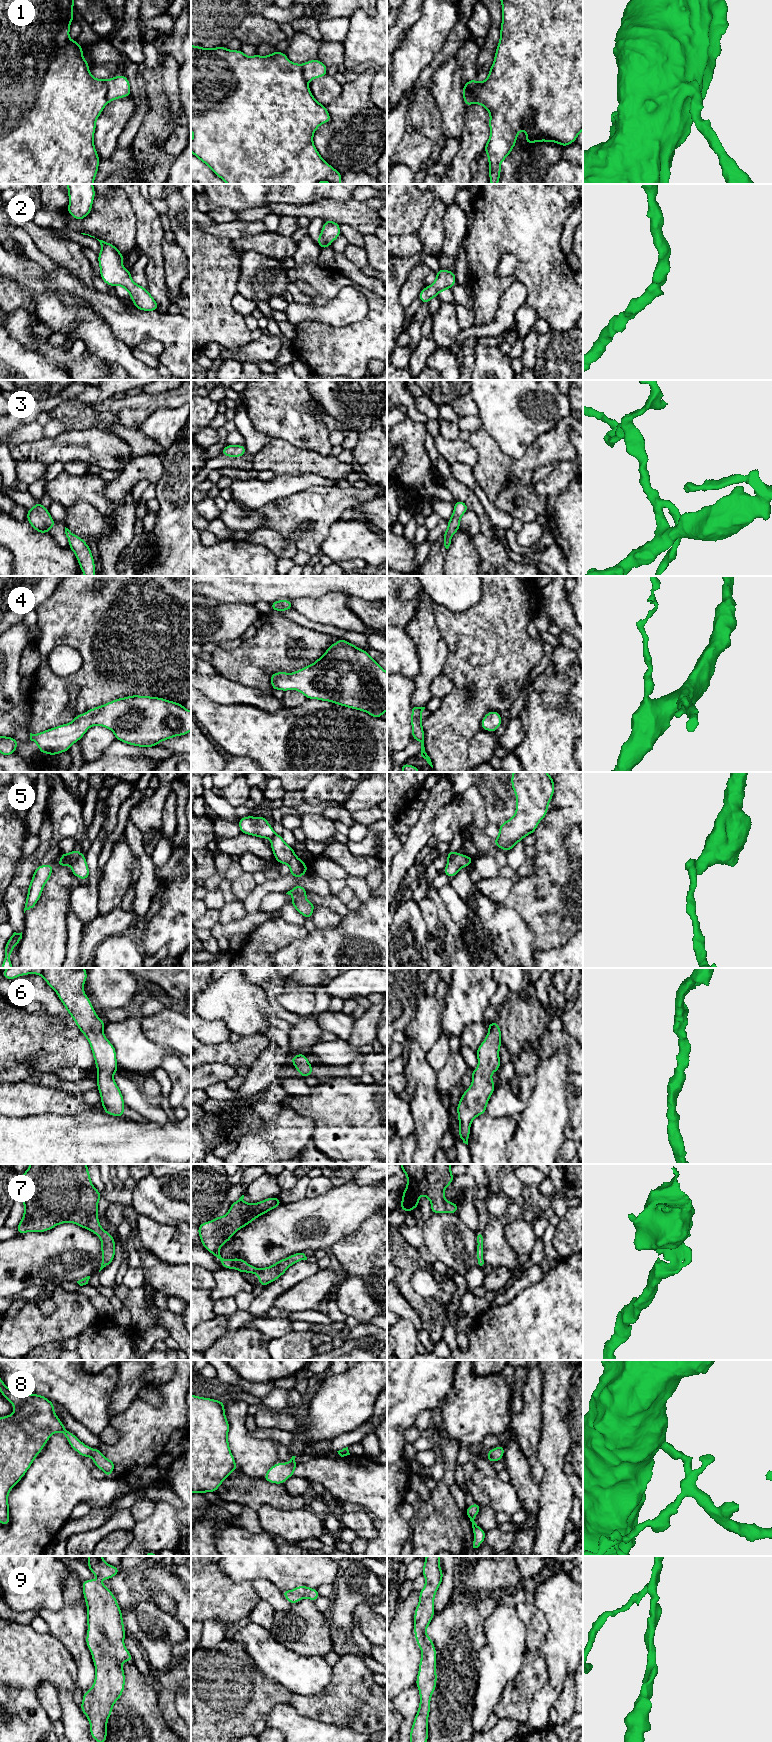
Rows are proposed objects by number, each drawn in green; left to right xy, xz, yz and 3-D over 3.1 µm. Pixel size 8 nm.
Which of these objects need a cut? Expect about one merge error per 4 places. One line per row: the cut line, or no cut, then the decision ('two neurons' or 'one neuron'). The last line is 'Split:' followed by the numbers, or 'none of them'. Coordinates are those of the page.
1: cut yz (479, 82), (470, 89), (474, 95), (471, 103); two neurons
2: cut none; one neuron
3: cut none; one neuron
4: cut none; one neuron
5: cut xy (80, 853), (71, 865); two neurons
6: cut none; one neuron
7: cut none; one neuron
8: cut none; one neuron
9: cut none; one neuron
Split: 1, 5

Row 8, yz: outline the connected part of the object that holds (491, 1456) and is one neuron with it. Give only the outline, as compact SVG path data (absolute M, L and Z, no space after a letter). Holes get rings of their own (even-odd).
M500 1445L498 1447L495 1447L494 1449L488 1450L487 1461L496 1462L496 1461L502 1460L504 1452L505 1450L503 1445Z

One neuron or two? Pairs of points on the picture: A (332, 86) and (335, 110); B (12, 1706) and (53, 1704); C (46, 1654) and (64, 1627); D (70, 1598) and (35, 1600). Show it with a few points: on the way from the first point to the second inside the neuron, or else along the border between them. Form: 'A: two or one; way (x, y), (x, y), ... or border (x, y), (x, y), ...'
A: two; border (342, 86), (342, 91), (326, 106)
B: two; border (34, 1692), (52, 1722)
C: two; border (50, 1633), (62, 1643), (71, 1655)
D: two; border (70, 1575), (64, 1605), (43, 1609)

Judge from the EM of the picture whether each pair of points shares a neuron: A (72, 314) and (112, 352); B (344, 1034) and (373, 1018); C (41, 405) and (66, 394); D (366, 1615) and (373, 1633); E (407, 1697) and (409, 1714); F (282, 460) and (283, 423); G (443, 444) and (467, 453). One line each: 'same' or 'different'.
A: same
B: different
C: same
D: same
E: same
F: different
G: same

